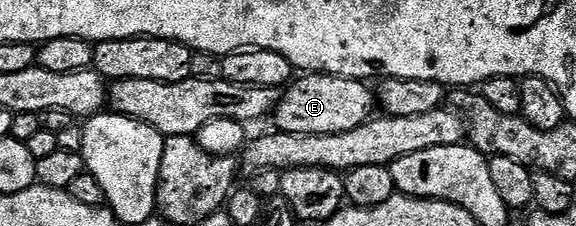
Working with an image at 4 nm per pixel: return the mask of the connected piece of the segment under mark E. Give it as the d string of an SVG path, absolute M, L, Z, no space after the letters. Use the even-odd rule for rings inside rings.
M312 73L295 80L281 94L274 112L275 130L299 135L333 135L350 133L373 118L372 106L378 103L367 82L363 79L347 79L341 75Z

